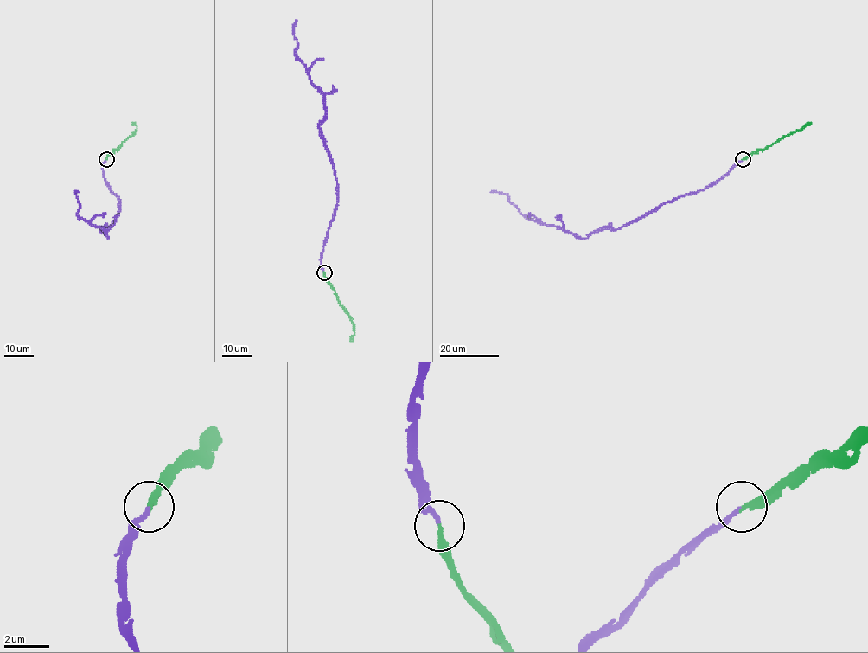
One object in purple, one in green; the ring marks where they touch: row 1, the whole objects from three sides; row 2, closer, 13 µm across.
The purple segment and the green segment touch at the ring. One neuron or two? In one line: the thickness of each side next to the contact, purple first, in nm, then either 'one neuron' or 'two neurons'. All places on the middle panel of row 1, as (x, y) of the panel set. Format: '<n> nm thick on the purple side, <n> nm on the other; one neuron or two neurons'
160 nm thick on the purple side, 240 nm on the other; one neuron

